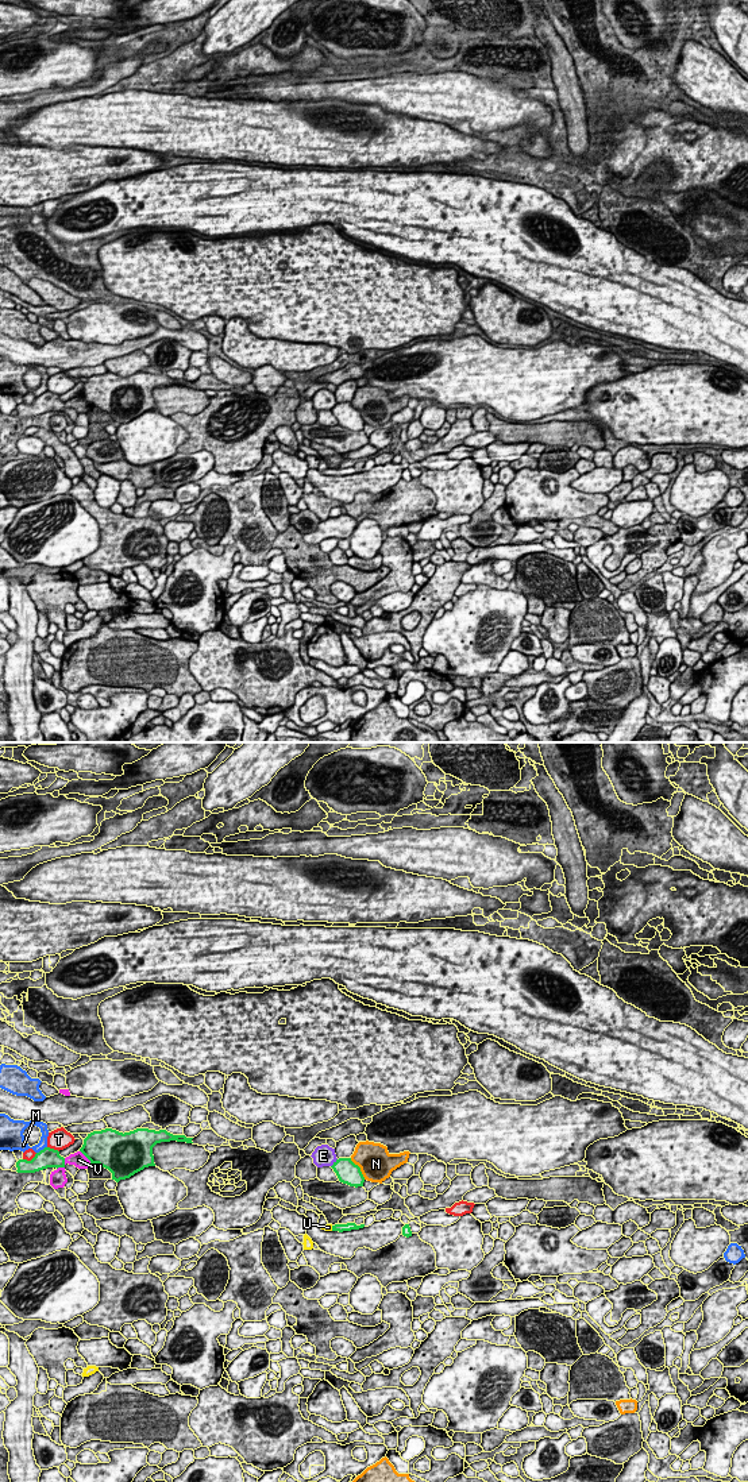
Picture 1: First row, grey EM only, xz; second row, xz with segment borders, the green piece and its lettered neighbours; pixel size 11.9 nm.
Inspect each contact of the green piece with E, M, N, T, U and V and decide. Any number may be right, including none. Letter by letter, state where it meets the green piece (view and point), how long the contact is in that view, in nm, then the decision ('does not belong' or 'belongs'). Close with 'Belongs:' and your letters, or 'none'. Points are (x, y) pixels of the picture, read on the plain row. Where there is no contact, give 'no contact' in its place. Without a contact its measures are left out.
E: xz (335, 406) | 130 nm | does not belong
M: xz (41, 394) | 150 nm | does not belong
N: xz (359, 413) | 320 nm | does not belong
T: xz (31, 404) | 190 nm | does not belong
U: xz (332, 473) | 70 nm | belongs
V: xz (85, 400) | 200 nm | does not belong
Belongs: U

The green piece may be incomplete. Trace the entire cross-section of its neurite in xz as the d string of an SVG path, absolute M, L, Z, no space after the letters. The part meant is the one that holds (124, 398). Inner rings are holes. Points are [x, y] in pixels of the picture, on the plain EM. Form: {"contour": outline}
{"contour": "M112 373L93 375L84 383L80 395L90 405L112 417L112 424L130 422L149 410L155 410L153 391L161 386L193 387L193 382L173 379L166 374L136 373L130 377L119 377Z"}

